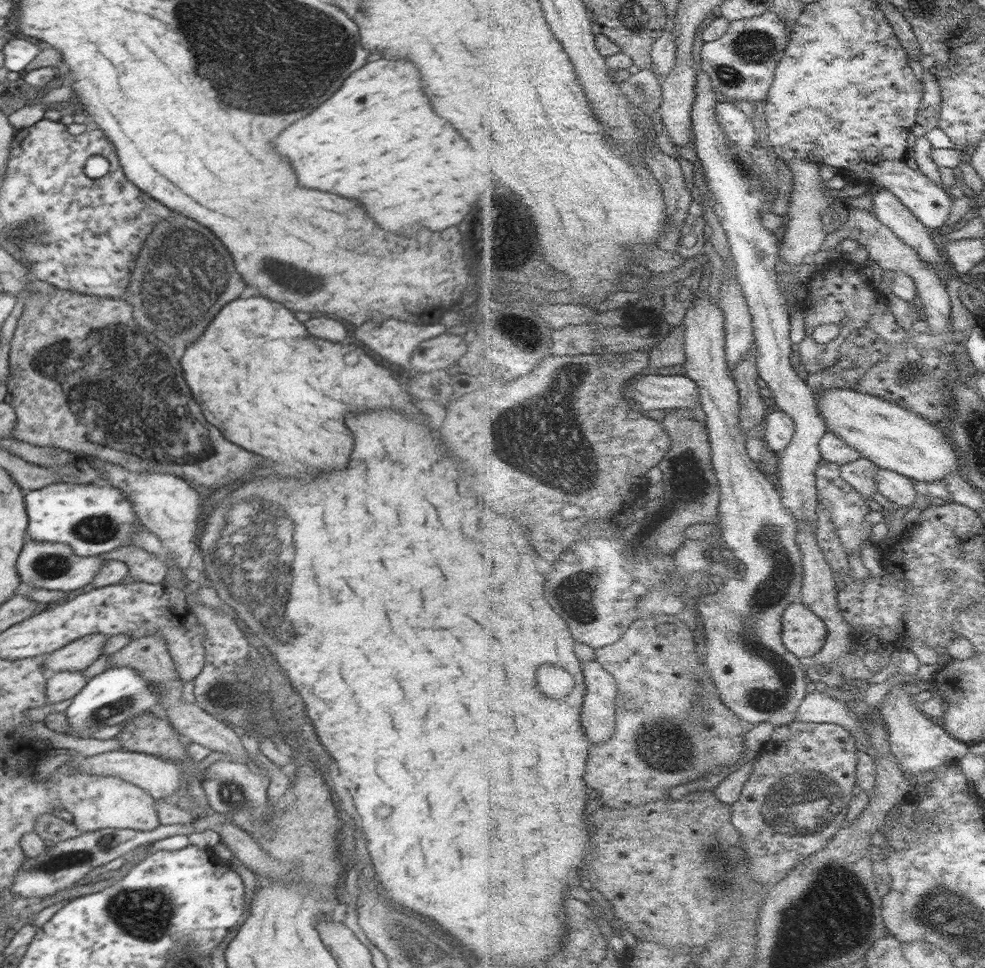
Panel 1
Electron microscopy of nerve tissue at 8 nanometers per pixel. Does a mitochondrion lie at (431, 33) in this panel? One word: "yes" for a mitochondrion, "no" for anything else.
no

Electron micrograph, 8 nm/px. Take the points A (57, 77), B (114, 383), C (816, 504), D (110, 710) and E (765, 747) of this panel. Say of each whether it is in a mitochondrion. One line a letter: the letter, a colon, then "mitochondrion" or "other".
A: other
B: mitochondrion
C: other
D: mitochondrion
E: other

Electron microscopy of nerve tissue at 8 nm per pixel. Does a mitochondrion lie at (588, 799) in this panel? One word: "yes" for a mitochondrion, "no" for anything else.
no

